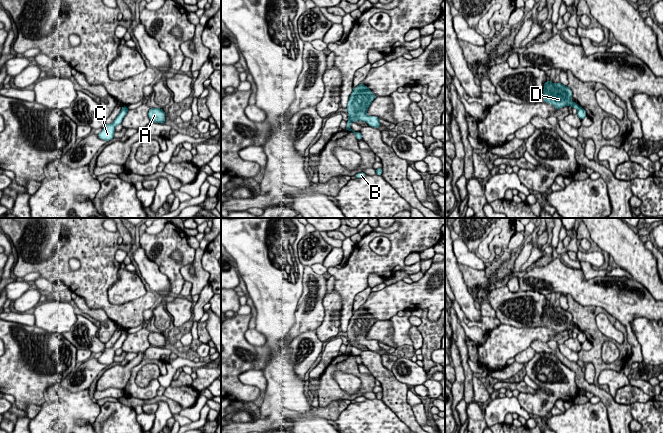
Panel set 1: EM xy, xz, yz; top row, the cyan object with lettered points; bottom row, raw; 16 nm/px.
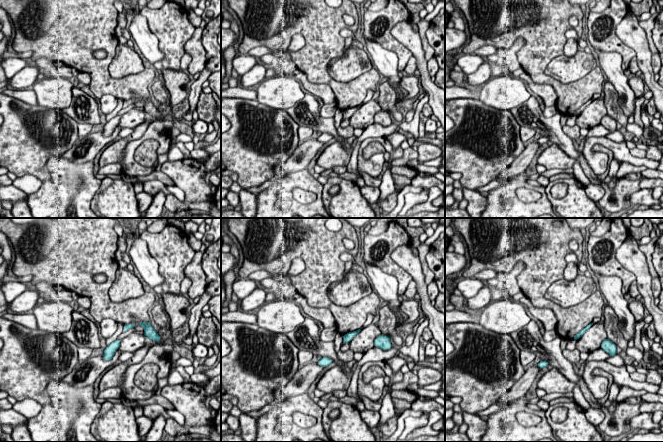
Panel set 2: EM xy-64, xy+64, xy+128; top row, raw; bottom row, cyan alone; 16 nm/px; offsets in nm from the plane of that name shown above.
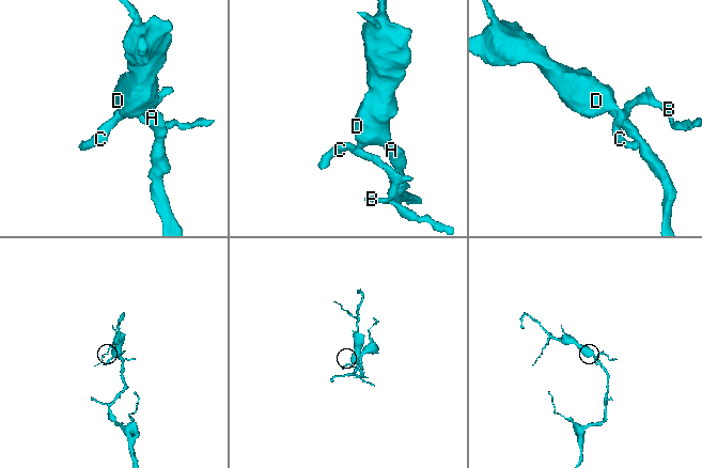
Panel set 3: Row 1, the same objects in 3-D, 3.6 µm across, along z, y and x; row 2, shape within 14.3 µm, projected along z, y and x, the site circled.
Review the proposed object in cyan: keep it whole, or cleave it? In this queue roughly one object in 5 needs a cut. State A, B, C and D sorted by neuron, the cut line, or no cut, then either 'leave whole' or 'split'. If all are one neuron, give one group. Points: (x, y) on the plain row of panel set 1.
groups A D / B C; cut xz (347, 351), (349, 352); split

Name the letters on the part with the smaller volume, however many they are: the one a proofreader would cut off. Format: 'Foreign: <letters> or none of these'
Foreign: B, C

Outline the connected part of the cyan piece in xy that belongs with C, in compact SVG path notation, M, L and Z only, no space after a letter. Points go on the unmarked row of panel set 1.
M122 331L115 344L111 348L106 348L102 355L98 358L98 361L105 365L110 365L113 363L116 350L122 347L122 344L127 338L128 334L129 333L127 331Z

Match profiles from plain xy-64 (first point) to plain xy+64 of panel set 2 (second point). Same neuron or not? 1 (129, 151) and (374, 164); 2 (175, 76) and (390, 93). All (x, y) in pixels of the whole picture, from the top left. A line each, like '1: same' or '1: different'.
1: same
2: different

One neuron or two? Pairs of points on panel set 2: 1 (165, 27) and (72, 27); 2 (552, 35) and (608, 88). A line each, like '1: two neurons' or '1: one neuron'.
1: two neurons
2: two neurons

